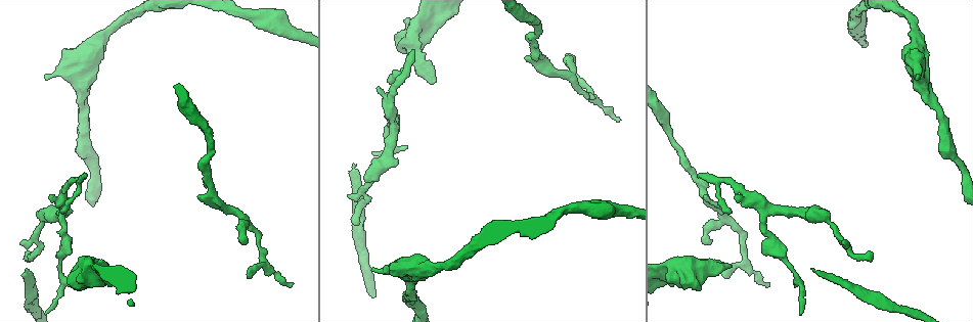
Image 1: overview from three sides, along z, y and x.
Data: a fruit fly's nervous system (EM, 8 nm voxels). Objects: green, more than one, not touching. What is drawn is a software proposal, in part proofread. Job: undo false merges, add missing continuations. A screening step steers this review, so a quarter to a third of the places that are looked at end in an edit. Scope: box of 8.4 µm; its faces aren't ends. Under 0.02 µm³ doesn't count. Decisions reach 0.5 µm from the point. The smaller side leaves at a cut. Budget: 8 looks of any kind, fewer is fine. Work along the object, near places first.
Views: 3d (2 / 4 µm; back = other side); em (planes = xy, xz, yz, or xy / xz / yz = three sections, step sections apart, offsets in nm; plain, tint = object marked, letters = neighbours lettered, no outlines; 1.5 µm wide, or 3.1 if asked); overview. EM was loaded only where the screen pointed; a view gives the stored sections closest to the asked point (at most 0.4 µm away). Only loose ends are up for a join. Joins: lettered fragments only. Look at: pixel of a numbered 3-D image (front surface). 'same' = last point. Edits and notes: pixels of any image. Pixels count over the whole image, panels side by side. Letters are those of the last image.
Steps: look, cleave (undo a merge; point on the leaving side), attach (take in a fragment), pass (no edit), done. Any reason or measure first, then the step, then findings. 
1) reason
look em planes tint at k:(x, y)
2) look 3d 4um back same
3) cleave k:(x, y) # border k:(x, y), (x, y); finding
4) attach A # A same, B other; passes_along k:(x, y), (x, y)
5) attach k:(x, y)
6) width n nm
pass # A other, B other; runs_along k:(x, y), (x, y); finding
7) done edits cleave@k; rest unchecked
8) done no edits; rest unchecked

free end
look em yz step 4 tint at 1:(699, 173)

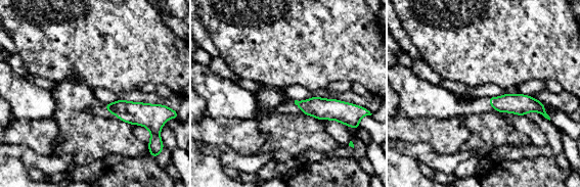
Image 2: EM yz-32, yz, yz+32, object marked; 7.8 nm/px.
cut it another way
look em planes letters same

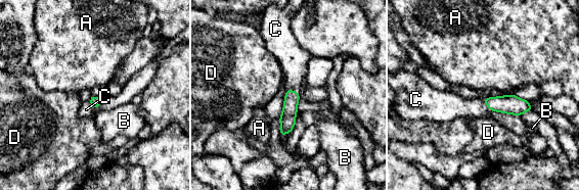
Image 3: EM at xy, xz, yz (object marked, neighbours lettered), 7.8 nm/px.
attach C # A other, B other, C same, D other; passes_along 3:(94, 101), (94, 107), (86, 109); the cell continues

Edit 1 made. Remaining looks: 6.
an open end
look em xy step 4 letters at 1:(374, 271)

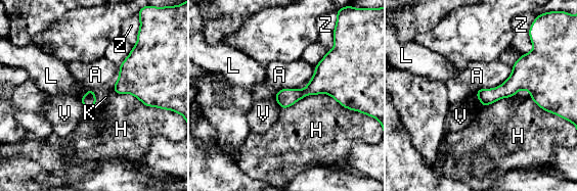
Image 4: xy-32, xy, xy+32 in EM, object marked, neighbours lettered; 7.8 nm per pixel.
cut it another way
look em xz step 4 letters same

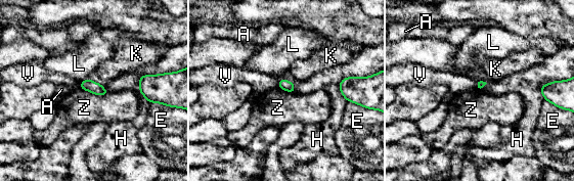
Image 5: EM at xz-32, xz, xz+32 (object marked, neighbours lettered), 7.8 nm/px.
pass # A other, E other, H other, K other, L other, V other, Z other; border 5:(80, 87), (95, 94), (108, 93); none of them fits

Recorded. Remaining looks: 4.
look overview

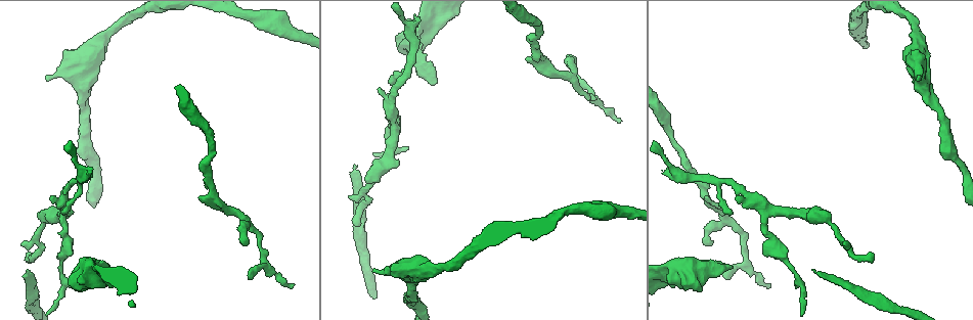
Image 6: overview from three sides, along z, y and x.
look em planes tint at 6:(727, 278)

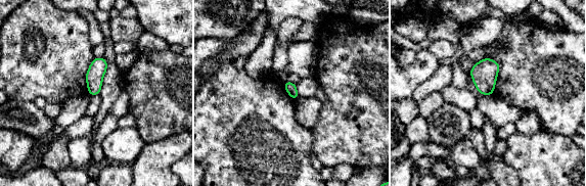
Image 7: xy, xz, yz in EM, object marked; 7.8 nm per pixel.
see the neighbours
look em planes letters same

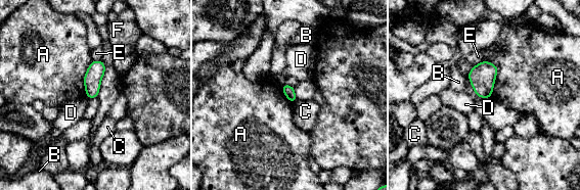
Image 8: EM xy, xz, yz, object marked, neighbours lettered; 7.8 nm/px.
pass # A other, B other, C other, D other, E other, F other; none of them fits

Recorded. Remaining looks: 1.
done edits attach@3; rest unchecked

